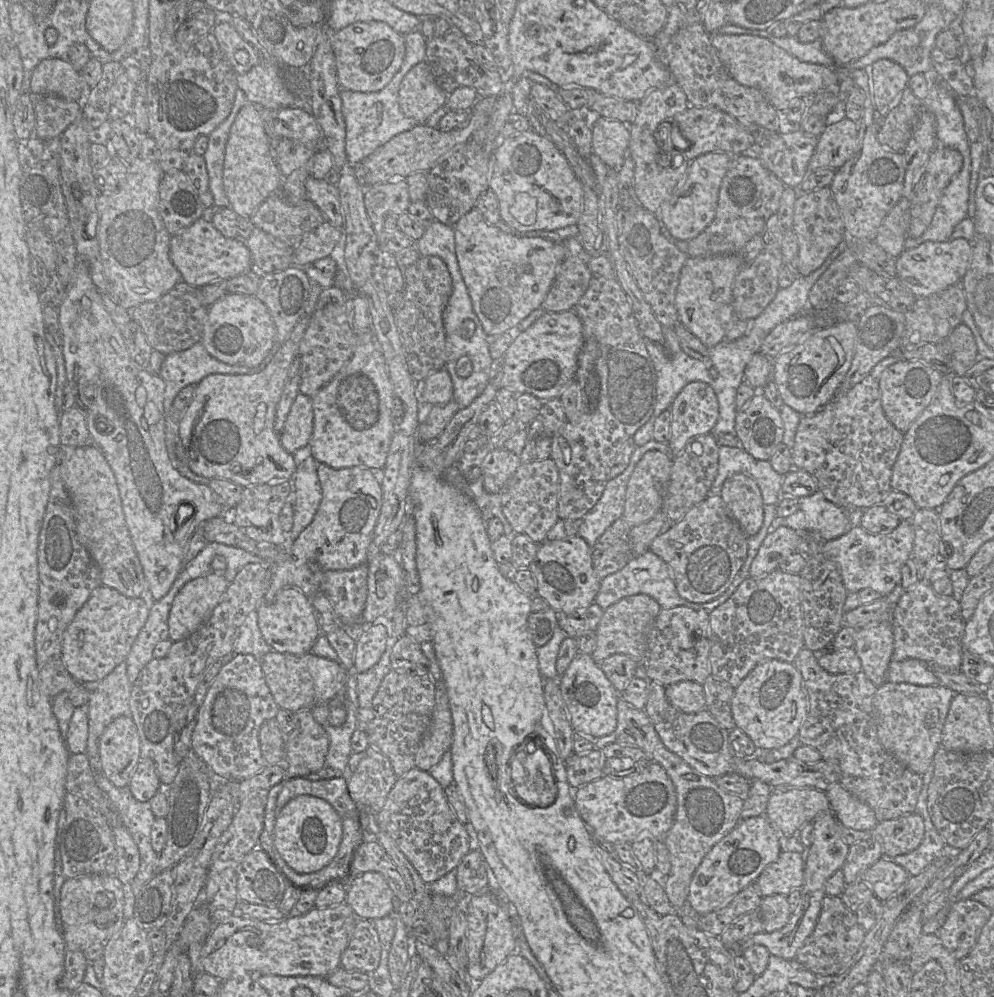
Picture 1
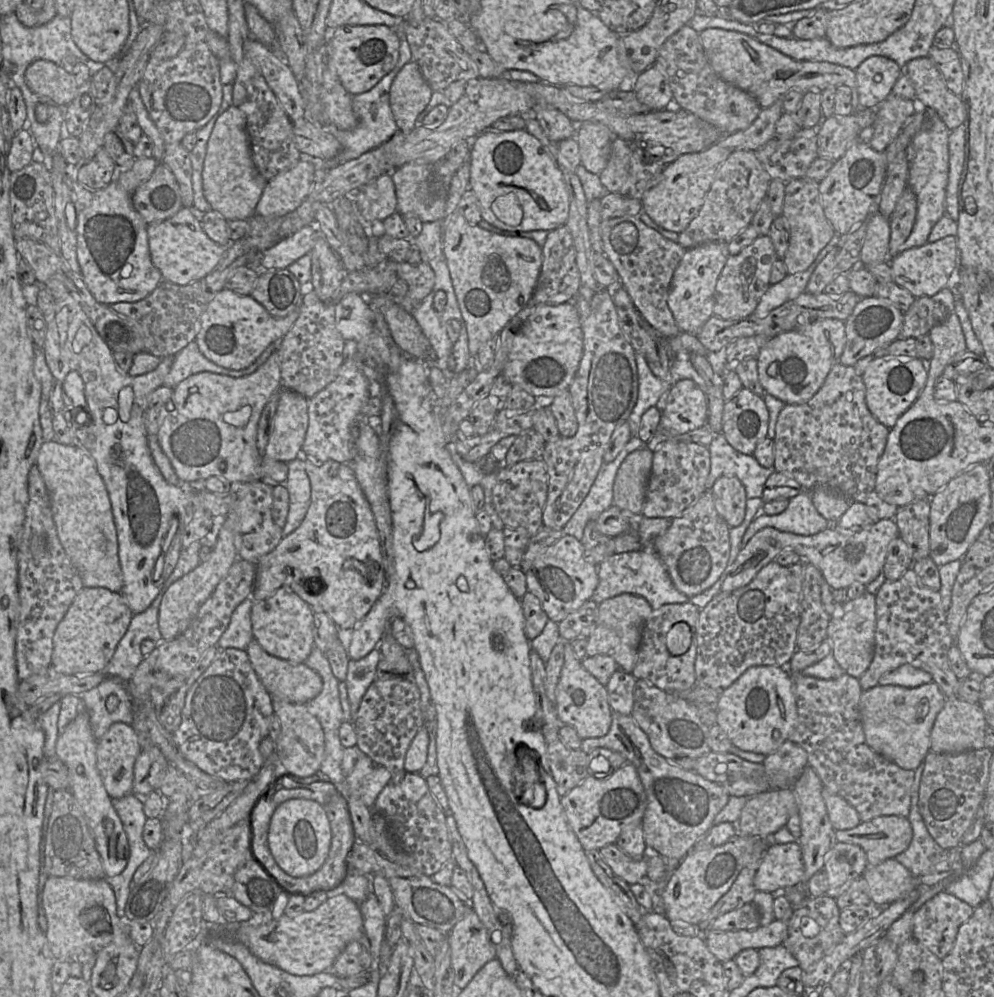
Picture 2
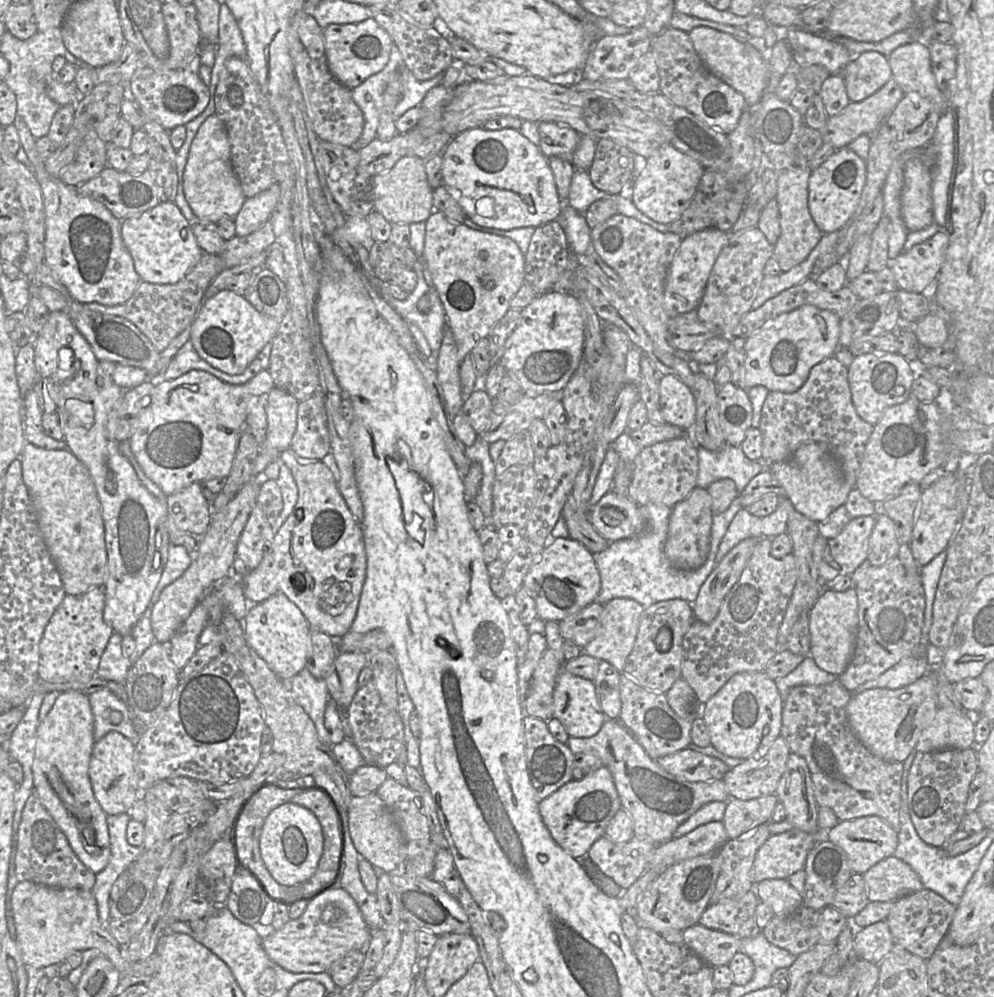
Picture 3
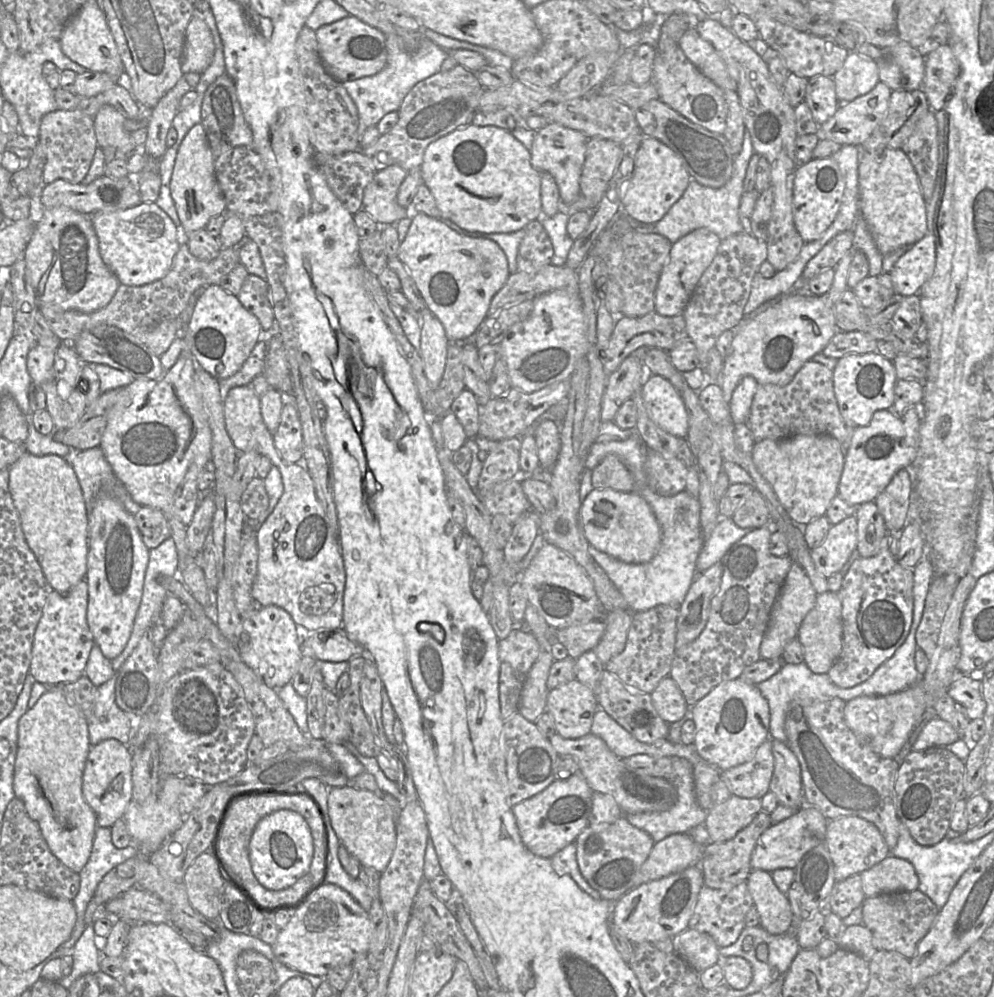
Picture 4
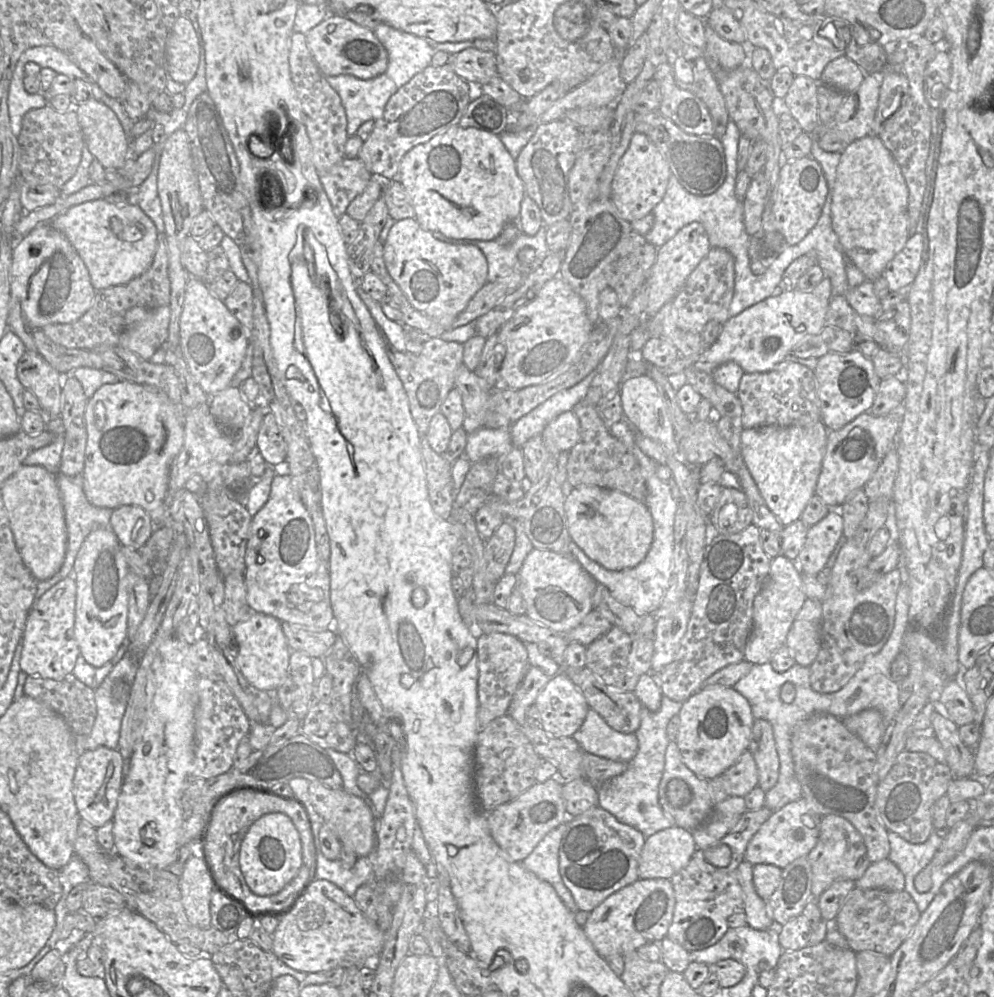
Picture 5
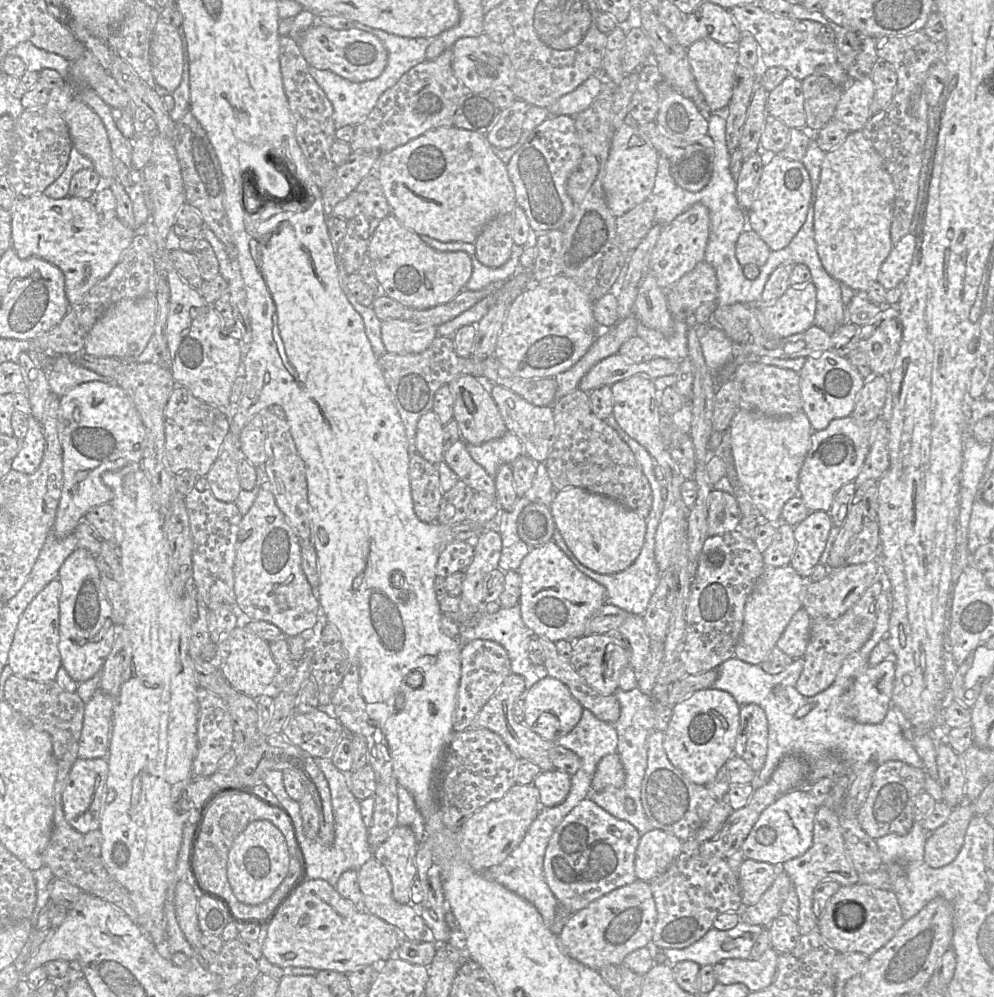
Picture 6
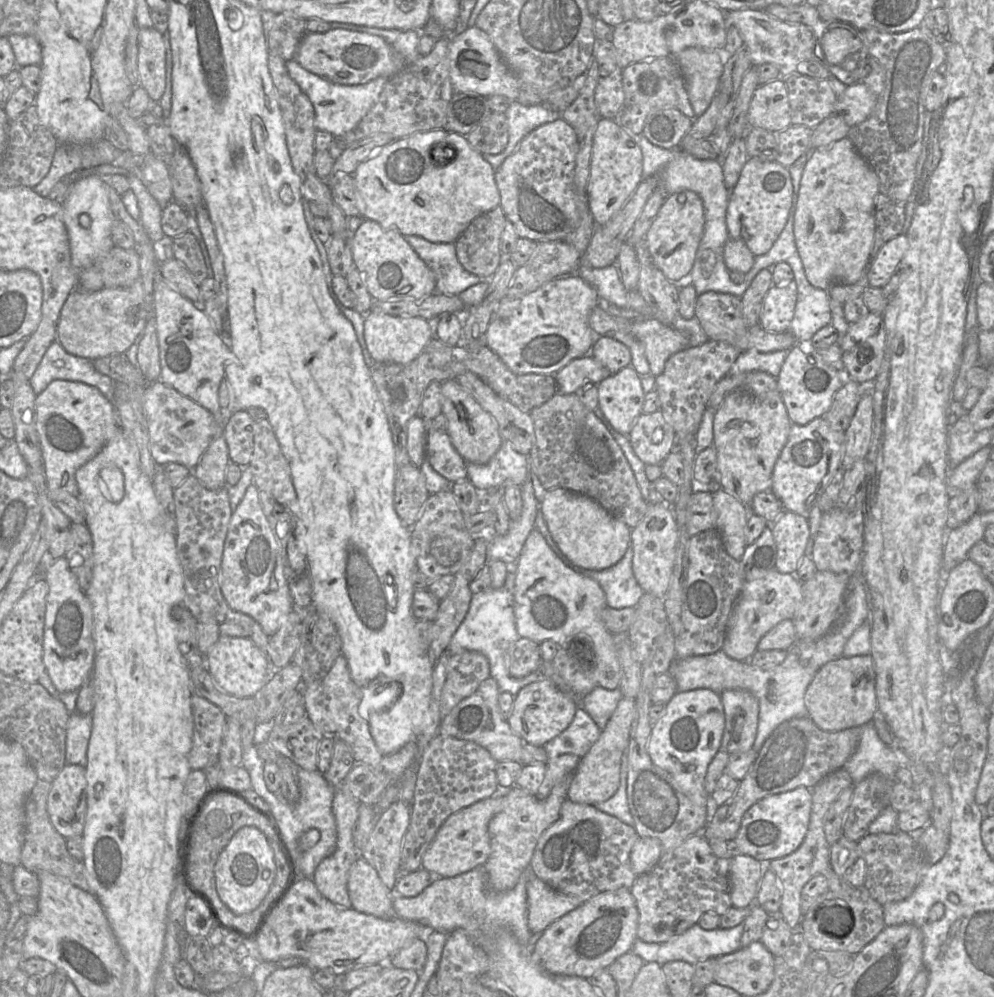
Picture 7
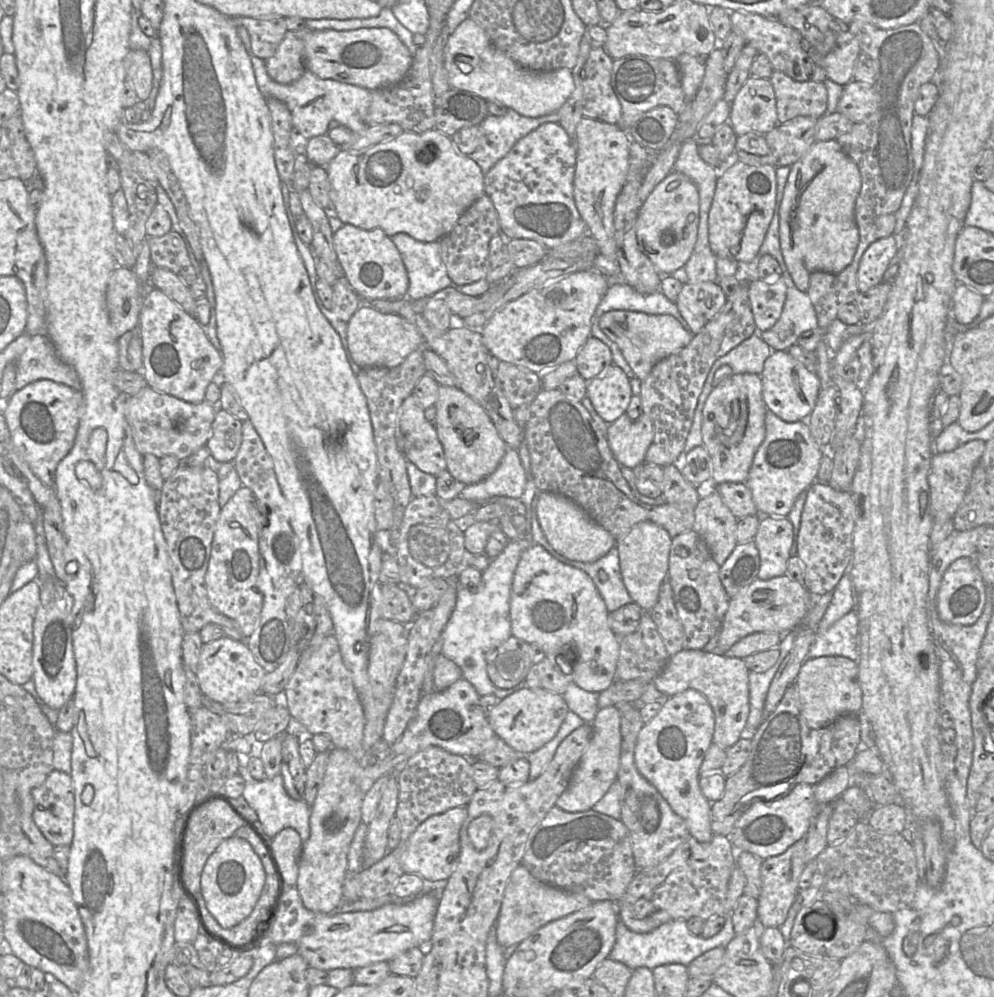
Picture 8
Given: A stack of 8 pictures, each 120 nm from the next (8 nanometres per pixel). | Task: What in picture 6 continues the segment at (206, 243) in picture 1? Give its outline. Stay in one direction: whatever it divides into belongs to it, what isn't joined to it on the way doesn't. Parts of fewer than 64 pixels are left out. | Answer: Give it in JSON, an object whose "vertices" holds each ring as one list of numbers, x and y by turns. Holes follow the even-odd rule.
{"vertices":[[35,194,20,197,10,213,11,247,22,259,38,257,59,268,64,275,65,293,69,305,78,303,94,285,110,274,136,235,136,231,125,227,116,215,112,219,101,217,90,199,70,196,53,199,44,194]]}

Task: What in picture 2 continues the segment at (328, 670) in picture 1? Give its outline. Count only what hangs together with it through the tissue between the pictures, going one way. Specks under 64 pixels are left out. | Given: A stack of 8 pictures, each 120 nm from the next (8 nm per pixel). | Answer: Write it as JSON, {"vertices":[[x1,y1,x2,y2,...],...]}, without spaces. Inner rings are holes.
{"vertices":[[255,639,248,645,246,653,258,678,272,697,305,704,321,692,321,676,304,662,293,663,272,656]]}

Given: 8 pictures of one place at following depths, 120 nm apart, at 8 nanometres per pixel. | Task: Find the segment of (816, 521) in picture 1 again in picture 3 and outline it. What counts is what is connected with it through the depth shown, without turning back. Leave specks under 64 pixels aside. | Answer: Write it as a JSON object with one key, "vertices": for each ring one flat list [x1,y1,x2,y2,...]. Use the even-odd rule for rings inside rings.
{"vertices":[[782,499,774,512,765,517,757,517,742,508,730,523,718,548,715,566,741,541,751,537,773,538,787,529,787,511,782,506]]}

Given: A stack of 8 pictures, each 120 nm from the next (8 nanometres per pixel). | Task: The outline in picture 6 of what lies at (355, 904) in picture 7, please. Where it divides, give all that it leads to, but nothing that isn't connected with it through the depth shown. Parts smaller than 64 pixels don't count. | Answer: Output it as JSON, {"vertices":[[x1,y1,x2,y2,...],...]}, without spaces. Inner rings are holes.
{"vertices":[[371,857,356,872,367,912,395,926,405,936,405,940,437,943,430,928,422,918,420,906,401,904,392,897,391,878,383,864]]}

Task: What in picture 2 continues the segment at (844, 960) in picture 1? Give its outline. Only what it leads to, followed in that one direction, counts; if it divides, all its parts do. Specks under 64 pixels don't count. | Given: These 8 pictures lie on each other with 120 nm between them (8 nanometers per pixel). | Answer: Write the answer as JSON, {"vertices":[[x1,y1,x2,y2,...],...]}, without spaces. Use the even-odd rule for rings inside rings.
{"vertices":[[825,895,808,898,792,913,787,921,788,934,782,946,798,960,803,971,812,971,847,935,839,923,840,912,836,899]]}

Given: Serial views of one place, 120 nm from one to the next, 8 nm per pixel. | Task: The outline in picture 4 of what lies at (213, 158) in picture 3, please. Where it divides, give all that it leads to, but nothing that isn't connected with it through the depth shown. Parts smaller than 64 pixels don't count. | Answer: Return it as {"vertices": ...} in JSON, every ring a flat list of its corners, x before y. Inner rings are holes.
{"vertices":[[200,123,189,130,178,148,171,175,170,195,182,226,177,227,180,245,188,244,190,233,203,230,212,218,226,213,226,202,215,176,212,151]]}

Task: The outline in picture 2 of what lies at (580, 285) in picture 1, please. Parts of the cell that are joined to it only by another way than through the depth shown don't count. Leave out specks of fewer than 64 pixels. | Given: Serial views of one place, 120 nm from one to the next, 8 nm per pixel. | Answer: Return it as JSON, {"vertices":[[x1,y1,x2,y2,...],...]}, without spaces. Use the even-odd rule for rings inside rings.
{"vertices":[[563,225,548,233,547,239,542,246,542,266,533,295,527,305,522,309,528,309,538,304,562,304,573,302,580,287,580,272,576,264,576,249,569,228]]}

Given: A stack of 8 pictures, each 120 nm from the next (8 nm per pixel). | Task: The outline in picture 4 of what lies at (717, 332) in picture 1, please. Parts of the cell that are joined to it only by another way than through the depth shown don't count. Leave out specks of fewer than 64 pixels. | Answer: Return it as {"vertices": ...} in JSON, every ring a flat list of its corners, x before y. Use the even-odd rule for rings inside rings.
{"vertices":[[705,228,696,229,674,243,664,265,655,291,655,311,661,316,683,313,701,276,712,263,721,239]]}

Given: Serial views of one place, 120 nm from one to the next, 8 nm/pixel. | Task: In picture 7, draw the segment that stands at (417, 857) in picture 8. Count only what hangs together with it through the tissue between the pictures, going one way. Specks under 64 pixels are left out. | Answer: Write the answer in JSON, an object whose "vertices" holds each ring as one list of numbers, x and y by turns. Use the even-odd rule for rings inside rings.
{"vertices":[[505,791,480,800,450,815,439,828,434,840,422,857,421,866,443,878,461,875,475,868,483,868,490,854,488,824,505,807]]}

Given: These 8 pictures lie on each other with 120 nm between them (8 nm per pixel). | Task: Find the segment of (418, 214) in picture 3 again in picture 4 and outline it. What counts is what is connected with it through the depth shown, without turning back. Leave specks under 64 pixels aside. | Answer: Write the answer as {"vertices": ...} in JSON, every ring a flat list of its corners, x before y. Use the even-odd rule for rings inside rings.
{"vertices":[[398,165,375,173,363,197,362,210,368,213,379,227,395,225,408,217,408,211,397,202,398,190,408,172]]}

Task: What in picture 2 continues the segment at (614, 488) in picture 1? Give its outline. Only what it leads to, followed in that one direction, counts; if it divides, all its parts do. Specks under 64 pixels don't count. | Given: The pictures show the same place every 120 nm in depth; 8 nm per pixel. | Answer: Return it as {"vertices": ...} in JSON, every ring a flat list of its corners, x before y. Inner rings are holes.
{"vertices":[[632,435,613,461,603,463,587,497,562,529,565,535,582,540,586,524,592,520,597,521,602,512,614,505,614,482,624,459,631,452,647,446,647,442]]}

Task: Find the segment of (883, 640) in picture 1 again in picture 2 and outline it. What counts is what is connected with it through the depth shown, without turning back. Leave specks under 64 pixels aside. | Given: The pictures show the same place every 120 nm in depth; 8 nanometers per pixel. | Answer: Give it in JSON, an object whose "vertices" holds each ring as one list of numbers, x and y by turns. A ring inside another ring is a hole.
{"vertices":[[865,591,854,600,842,604,843,615,831,617,827,628,826,640,832,646,831,654,846,674,859,678,869,667,874,655,876,632,876,600,875,596]]}

